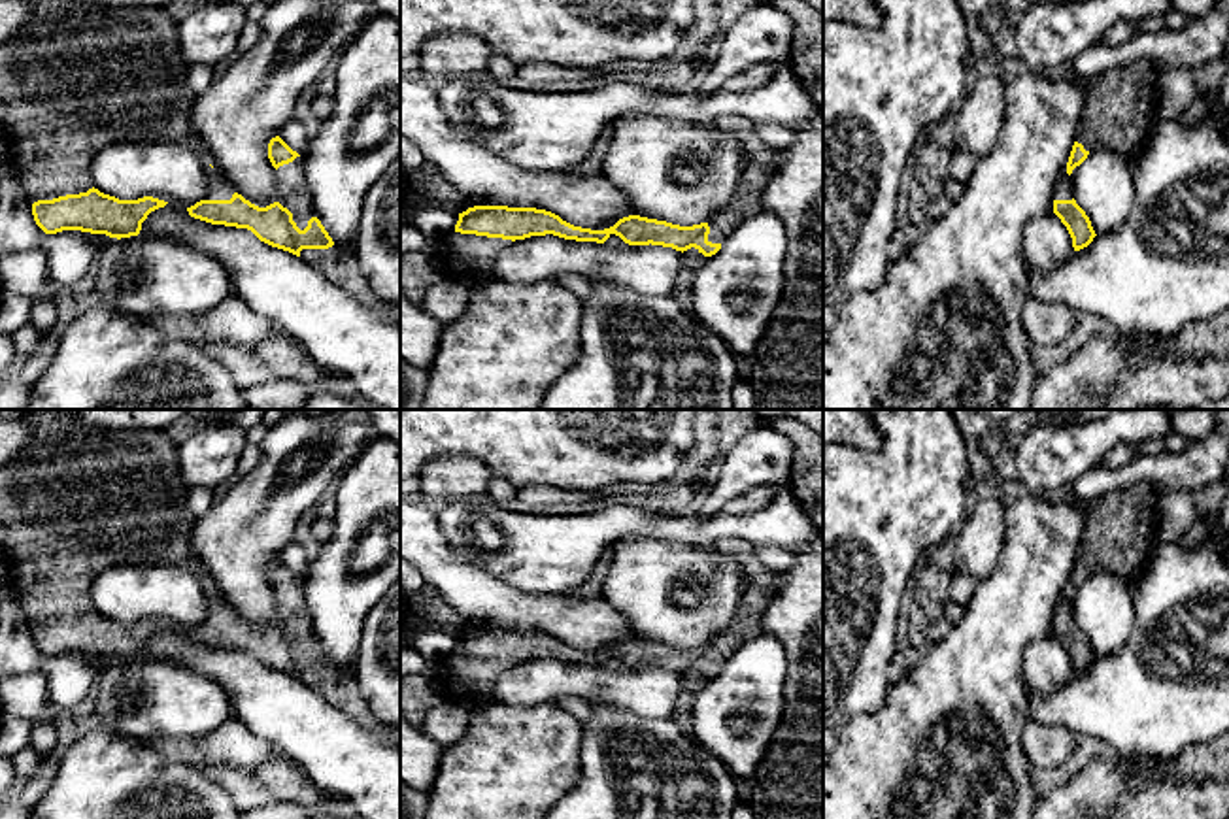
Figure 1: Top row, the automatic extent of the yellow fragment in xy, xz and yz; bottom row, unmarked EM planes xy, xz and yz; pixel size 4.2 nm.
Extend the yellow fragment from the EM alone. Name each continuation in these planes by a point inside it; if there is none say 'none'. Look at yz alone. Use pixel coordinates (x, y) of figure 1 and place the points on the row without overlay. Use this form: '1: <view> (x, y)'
1: yz (1120, 531)
2: yz (1063, 610)

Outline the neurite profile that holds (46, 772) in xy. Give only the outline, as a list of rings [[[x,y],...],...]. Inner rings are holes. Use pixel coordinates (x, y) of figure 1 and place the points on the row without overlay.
[[[60,751],[51,759],[40,759],[36,774],[26,781],[25,806],[30,810],[36,798],[53,783],[60,762]]]

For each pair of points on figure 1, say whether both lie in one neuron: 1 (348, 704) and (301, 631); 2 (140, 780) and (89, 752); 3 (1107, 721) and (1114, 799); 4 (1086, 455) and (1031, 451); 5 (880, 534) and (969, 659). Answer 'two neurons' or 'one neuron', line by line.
1: one neuron
2: one neuron
3: two neurons
4: one neuron
5: two neurons

